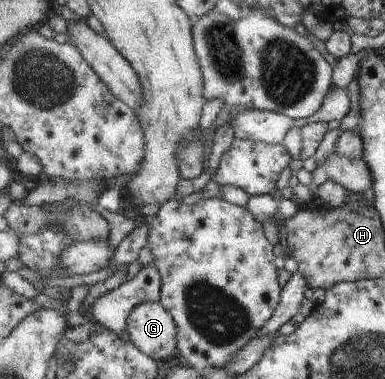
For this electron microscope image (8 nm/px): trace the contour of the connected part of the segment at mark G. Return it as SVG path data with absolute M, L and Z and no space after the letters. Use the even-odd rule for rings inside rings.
M162 302L138 305L127 319L130 341L156 361L172 357L178 351L177 327Z

